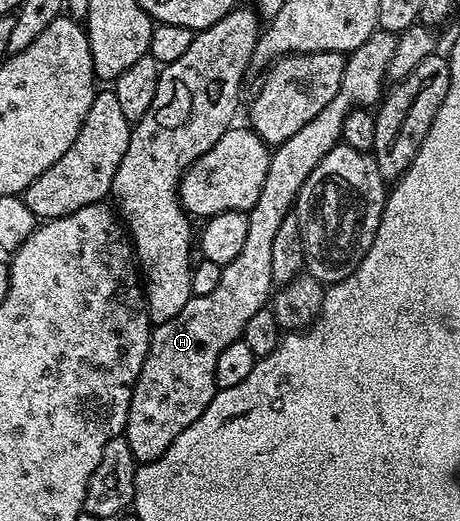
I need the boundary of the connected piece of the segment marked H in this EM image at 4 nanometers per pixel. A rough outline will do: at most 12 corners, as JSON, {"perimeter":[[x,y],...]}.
{"perimeter":[[397,33],[271,152],[220,284],[153,326],[124,430],[160,459],[219,390],[216,359],[275,288],[272,239],[344,119],[381,102]]}

